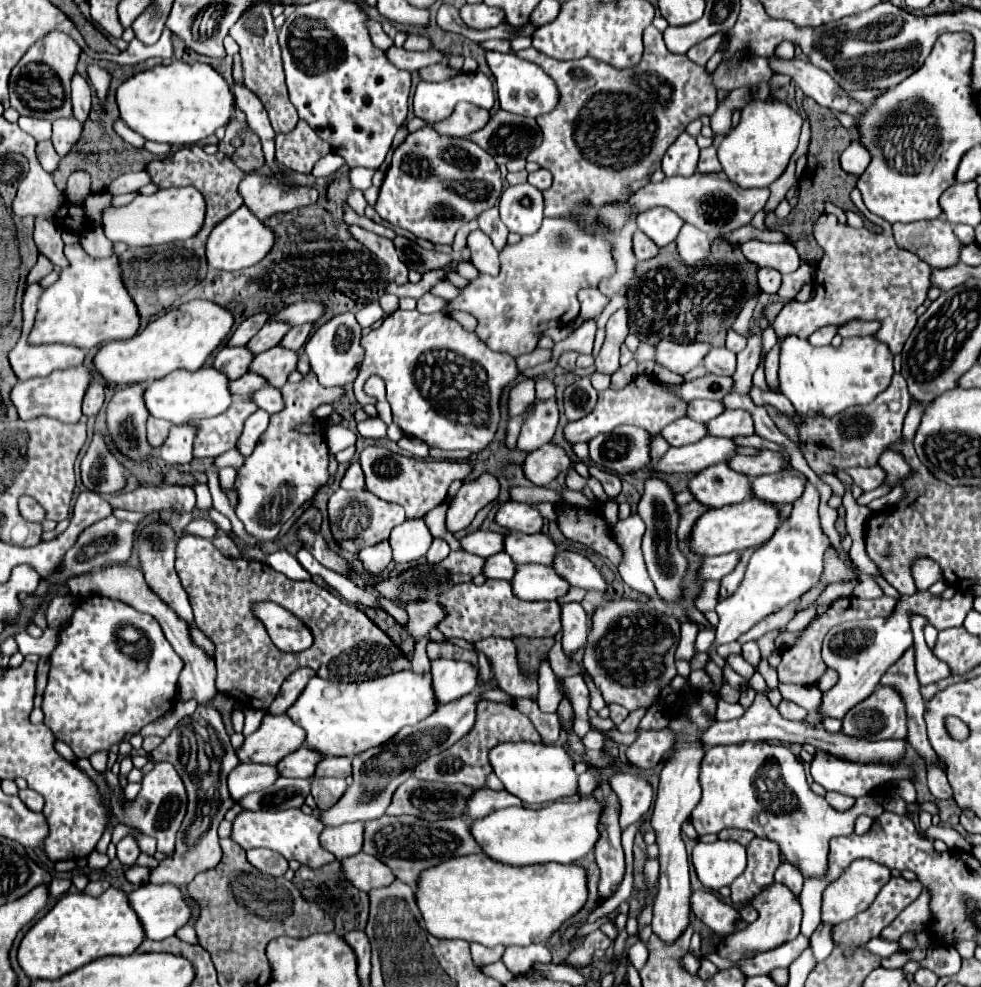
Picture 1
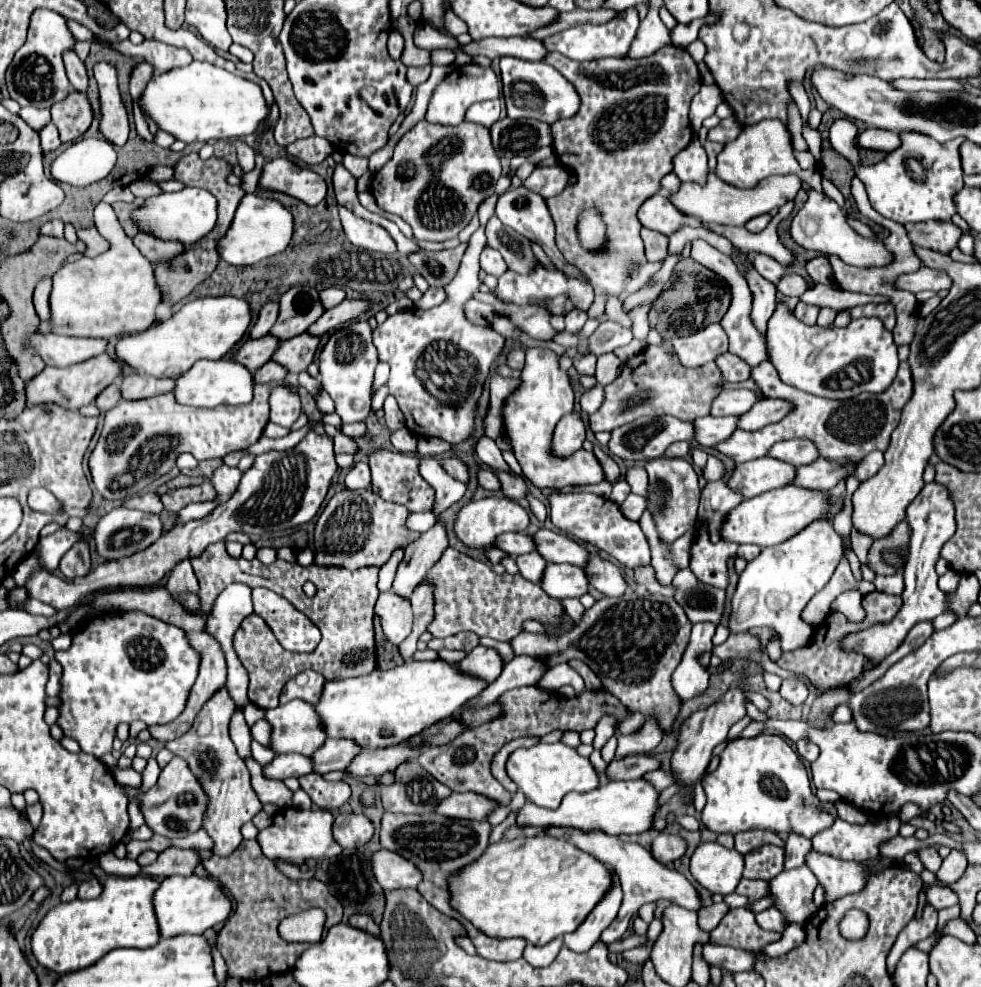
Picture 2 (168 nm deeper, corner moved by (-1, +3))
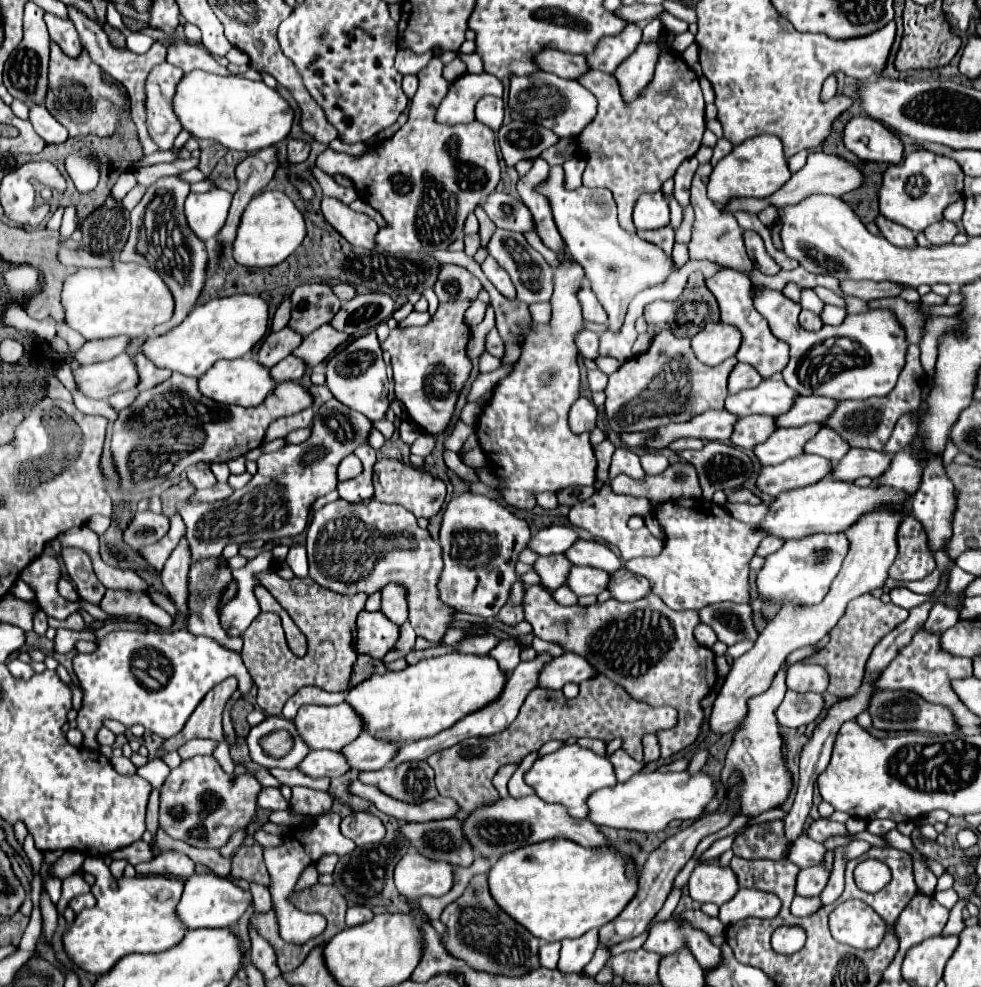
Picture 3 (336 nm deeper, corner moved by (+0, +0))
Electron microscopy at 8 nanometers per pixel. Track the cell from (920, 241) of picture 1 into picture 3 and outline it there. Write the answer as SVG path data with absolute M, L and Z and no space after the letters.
M941 220L941 222L935 222L931 224L927 230L925 230L925 236L931 244L949 244L953 240L953 236L957 234L957 226L949 220Z

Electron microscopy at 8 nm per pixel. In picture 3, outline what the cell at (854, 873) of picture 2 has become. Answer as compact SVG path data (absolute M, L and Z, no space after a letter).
M801 834L795 842L791 842L787 850L787 858L795 862L799 868L809 868L819 864L823 860L823 854L825 854L825 846L811 840L807 834Z

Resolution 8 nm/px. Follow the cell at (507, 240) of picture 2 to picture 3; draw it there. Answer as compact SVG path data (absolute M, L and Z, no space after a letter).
M497 230L491 238L491 242L487 244L489 254L499 262L501 268L507 270L507 274L511 276L515 288L517 288L517 298L525 304L533 304L533 302L549 302L551 294L553 294L553 268L545 262L545 258L533 250L527 240L523 238L523 234L515 234L511 230Z

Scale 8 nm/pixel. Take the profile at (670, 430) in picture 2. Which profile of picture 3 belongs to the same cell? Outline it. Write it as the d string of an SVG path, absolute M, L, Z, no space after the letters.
M707 410L705 414L695 416L683 424L669 424L657 430L657 438L647 444L647 448L665 448L669 442L677 438L701 438L701 440L717 440L726 443L731 438L731 430L739 418L729 410Z

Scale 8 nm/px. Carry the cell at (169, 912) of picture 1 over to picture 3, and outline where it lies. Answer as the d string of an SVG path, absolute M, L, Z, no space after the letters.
M193 874L185 882L177 914L187 928L227 928L245 914L251 902L253 902L251 892L239 888L229 878L221 878L217 874Z

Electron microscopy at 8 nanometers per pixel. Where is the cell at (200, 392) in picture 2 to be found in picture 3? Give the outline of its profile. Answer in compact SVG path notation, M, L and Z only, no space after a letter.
M235 358L235 360L219 360L215 366L199 378L199 390L221 402L221 404L239 404L239 406L259 406L273 390L277 382L271 378L267 366L261 366L255 358Z

